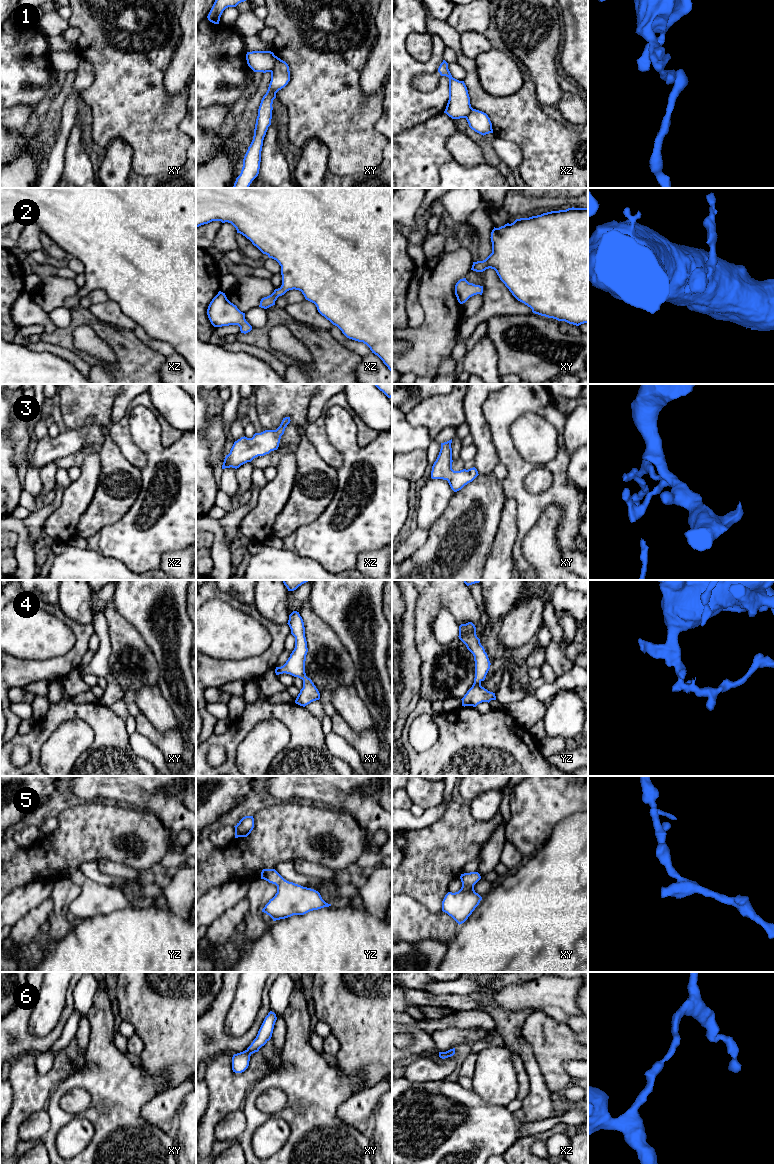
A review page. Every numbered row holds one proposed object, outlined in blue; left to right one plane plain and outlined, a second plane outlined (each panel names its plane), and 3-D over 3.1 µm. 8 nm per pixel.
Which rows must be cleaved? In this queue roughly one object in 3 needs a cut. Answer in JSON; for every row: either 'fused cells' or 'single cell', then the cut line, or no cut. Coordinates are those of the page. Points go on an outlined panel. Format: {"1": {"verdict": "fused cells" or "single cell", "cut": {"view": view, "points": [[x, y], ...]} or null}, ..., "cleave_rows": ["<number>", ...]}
{"1": {"verdict": "fused cells", "cut": {"view": "xy", "points": [[275, 56], [275, 62], [270, 71]]}}, "2": {"verdict": "single cell", "cut": null}, "3": {"verdict": "single cell", "cut": null}, "4": {"verdict": "single cell", "cut": null}, "5": {"verdict": "single cell", "cut": null}, "6": {"verdict": "single cell", "cut": null}, "cleave_rows": ["1"]}

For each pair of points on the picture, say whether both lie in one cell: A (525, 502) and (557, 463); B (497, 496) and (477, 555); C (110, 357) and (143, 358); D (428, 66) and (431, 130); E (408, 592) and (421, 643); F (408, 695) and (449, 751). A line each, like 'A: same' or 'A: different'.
A: same
B: same
C: different
D: different
E: different
F: different

